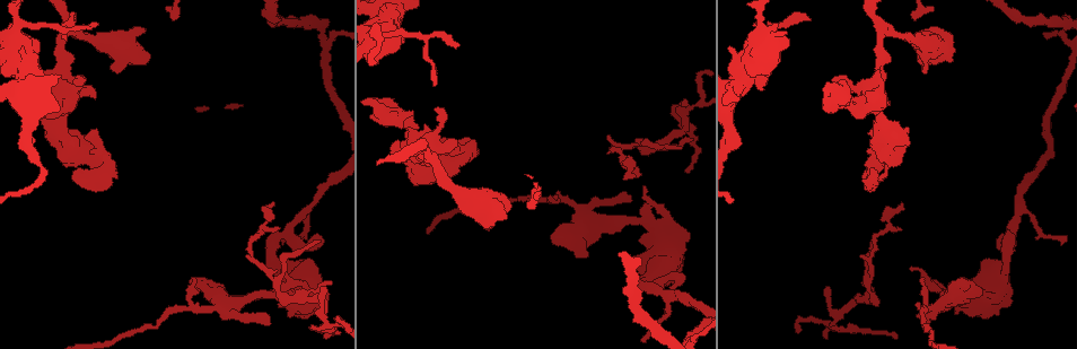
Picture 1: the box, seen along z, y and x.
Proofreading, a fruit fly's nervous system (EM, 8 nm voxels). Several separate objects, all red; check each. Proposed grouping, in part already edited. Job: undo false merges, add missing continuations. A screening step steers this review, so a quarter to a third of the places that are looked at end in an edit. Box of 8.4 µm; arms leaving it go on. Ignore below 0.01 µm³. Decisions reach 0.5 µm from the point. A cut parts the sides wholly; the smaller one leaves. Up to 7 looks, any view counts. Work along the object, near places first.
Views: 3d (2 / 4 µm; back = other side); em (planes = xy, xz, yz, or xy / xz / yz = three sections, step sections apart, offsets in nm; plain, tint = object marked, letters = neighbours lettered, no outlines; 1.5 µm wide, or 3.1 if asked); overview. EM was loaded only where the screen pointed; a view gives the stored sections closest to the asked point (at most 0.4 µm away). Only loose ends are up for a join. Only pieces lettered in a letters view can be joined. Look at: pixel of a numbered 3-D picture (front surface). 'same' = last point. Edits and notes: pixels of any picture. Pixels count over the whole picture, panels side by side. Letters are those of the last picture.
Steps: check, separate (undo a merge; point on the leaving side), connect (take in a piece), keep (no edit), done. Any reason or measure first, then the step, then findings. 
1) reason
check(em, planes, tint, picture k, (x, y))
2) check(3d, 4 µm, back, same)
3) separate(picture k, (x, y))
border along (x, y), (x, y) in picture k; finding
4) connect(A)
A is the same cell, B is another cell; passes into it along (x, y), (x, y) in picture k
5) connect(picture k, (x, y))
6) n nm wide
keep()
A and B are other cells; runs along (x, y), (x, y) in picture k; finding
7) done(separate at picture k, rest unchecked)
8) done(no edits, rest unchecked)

abrupt turn
check(3d, 2 µm, picture 1, (686, 108))

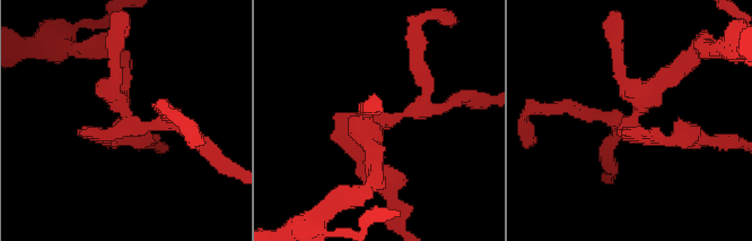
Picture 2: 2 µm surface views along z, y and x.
need the tissue
check(em, yz, step 4, tint, picture 2, (378, 121))

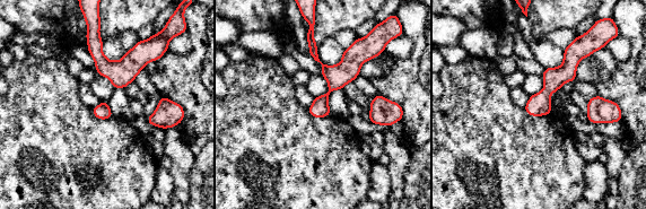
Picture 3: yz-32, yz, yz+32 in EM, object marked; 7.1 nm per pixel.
another direction
check(em, planes, letters, same)

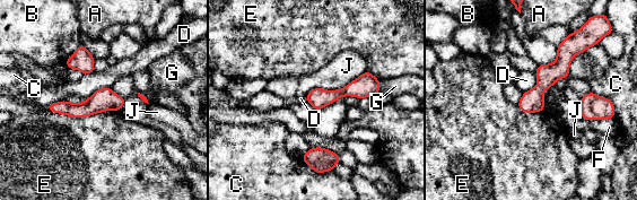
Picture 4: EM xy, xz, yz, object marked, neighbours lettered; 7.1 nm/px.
keep()
A, B, C, D, E, F, G and J are other cells; border along (110, 87), (96, 89), (84, 101) in picture 4; continuous, no second neuron

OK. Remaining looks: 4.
branch stops here
check(em, planes, tint, picture 1, (937, 280))

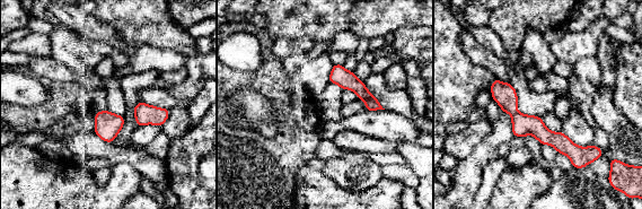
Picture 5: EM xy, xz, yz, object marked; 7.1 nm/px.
check(em, planes, letters, same)

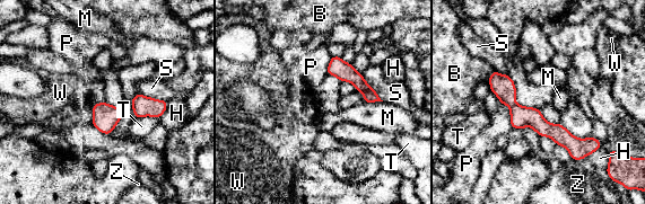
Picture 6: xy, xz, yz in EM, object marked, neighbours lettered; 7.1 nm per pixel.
keep()
B, H, M, P, S, T, W and Z are other cells; none of them fits

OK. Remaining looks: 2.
branch stops here
check(3d, 4 µm, picture 1, (94, 98))

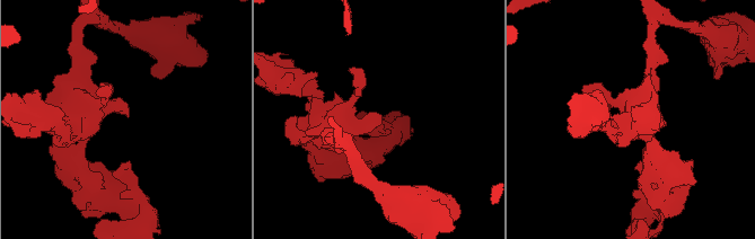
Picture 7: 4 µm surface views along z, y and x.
now the EM
check(em, planes, letters, picture 7, (377, 115))

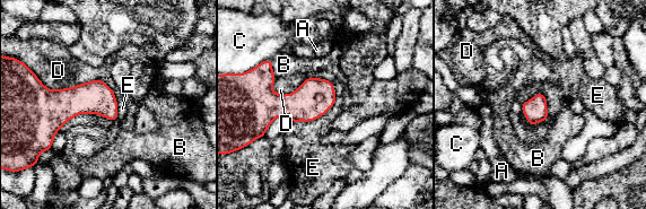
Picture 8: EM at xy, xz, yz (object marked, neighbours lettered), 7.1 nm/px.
keep()
A, B, C, D and E are other cells; border along (333, 84), (323, 114), (291, 122) in picture 8; no lettered piece goes on from it

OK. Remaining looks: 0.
done(no edits, rest unchecked)

